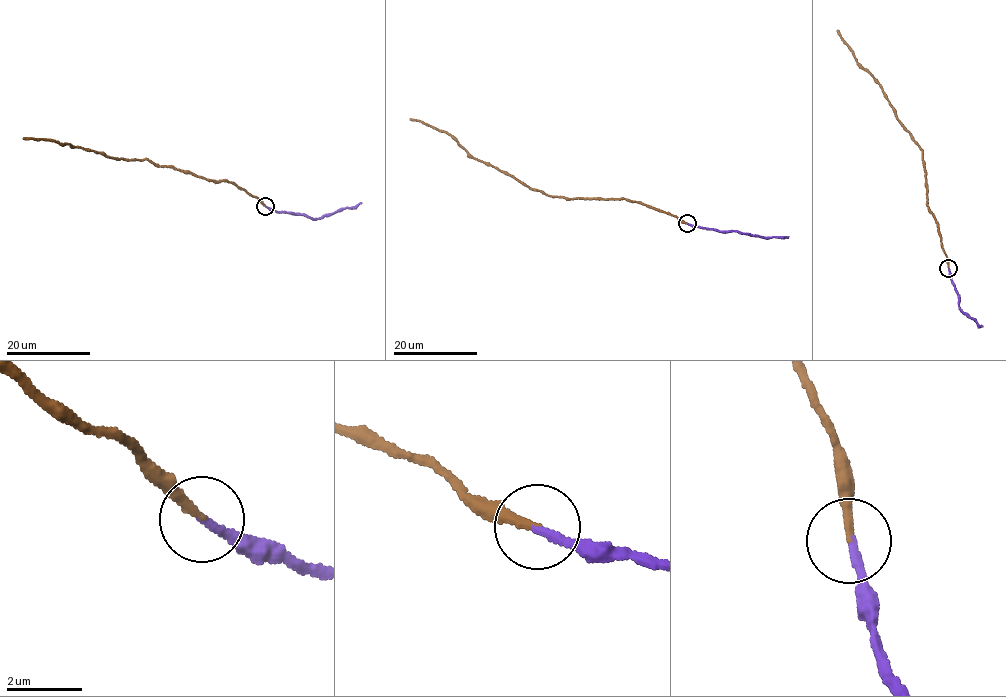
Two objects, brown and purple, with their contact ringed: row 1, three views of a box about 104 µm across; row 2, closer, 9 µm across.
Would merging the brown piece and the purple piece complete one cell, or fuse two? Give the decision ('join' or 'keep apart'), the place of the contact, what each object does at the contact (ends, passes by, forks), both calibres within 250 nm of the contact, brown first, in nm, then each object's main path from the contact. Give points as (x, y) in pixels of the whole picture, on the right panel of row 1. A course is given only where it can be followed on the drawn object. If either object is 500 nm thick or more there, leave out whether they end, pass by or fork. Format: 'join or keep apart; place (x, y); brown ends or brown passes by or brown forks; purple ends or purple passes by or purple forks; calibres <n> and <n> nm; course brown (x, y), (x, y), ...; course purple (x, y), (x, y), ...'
join; place (948, 268); brown ends; purple ends; calibres 220 and 220 nm; course brown (948, 268), (938, 223), (926, 200), (921, 148), (896, 115), (879, 84), (854, 57), (837, 30); course purple (948, 268), (959, 307), (963, 313), (981, 326)

